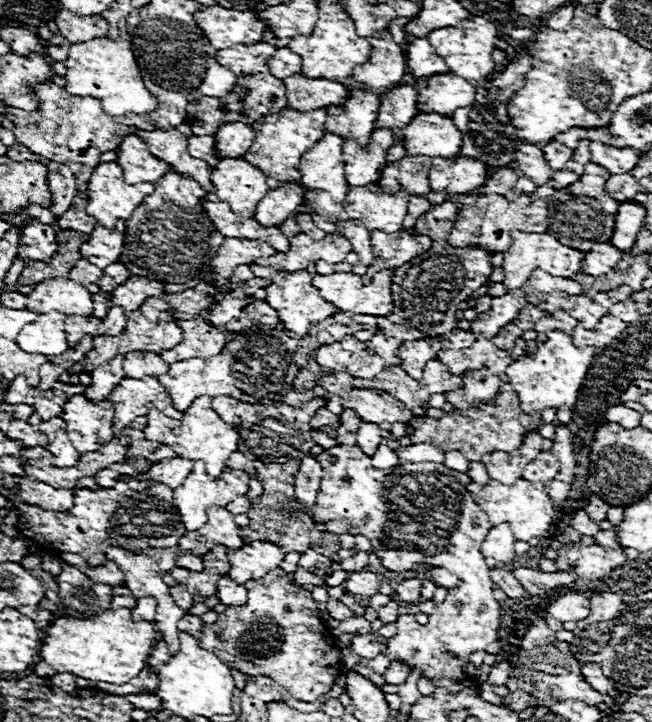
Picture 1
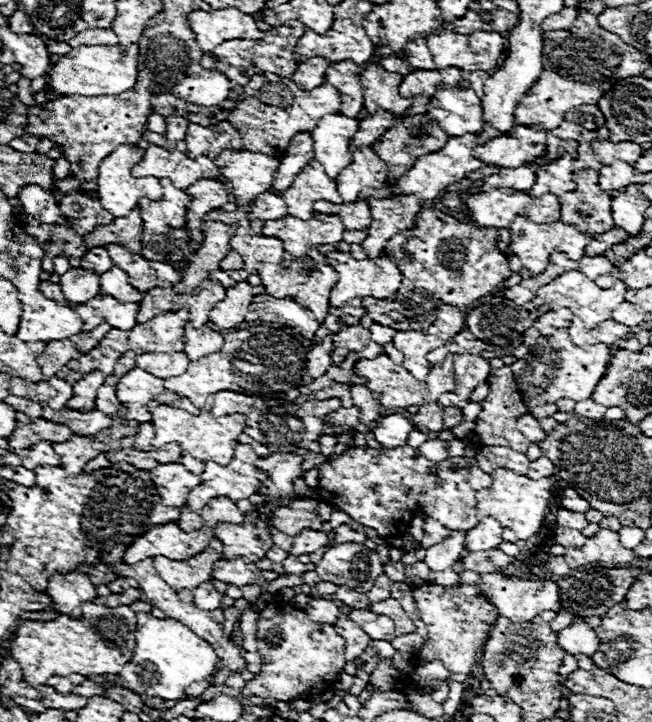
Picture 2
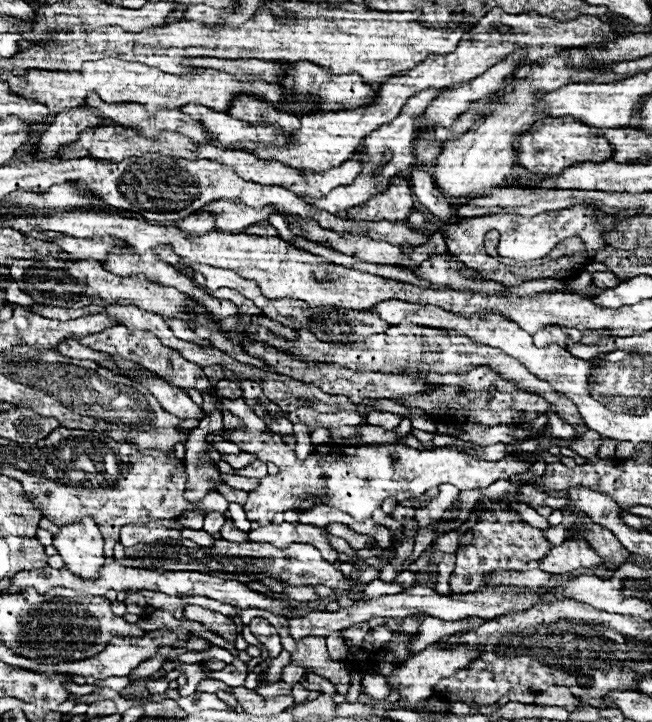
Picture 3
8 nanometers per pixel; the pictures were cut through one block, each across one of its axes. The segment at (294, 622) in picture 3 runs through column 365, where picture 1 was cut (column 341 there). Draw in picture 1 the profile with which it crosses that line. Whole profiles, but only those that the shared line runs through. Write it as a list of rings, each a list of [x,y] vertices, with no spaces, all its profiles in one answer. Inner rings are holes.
[[[330,598],[330,600],[328,600],[326,610],[328,610],[328,614],[330,614],[334,620],[338,620],[338,622],[344,622],[346,618],[352,618],[352,616],[354,616],[354,612],[352,612],[344,602],[340,602],[340,600],[336,600],[336,598]]]

